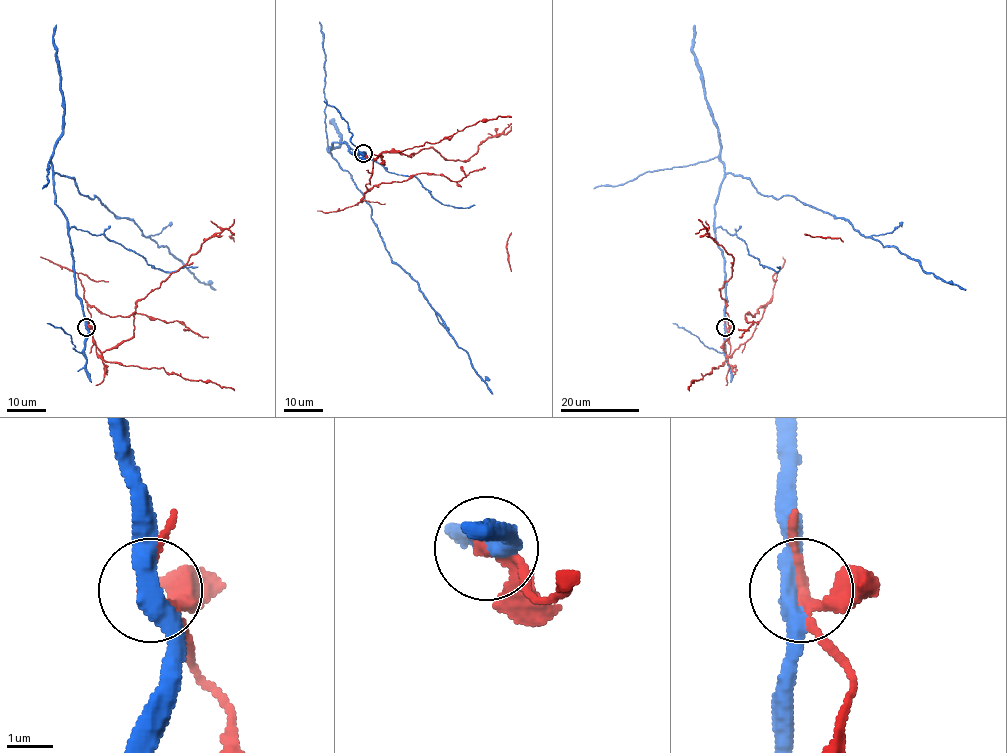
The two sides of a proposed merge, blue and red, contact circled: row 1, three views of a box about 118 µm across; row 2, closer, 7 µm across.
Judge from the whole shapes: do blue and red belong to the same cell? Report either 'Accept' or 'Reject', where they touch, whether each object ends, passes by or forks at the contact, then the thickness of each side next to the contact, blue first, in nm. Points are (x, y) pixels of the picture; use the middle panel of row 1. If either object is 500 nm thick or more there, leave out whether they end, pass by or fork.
Reject. Place: (363, 153). At the ring blue passes by. At the ring red forks. Thickness 440 nm (blue) against 200 nm

